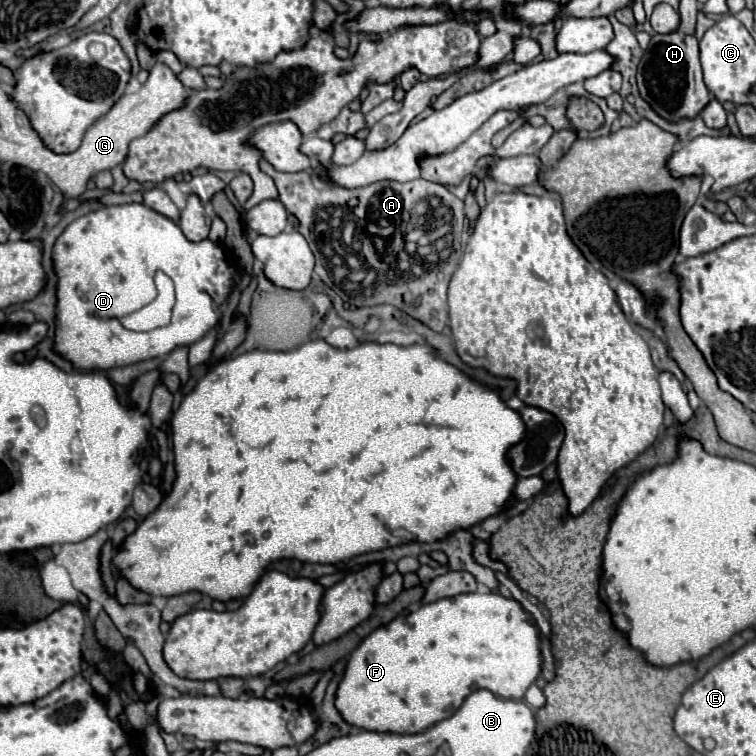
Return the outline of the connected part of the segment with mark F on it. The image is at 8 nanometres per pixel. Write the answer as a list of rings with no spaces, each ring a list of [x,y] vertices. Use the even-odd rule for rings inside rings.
[[[472,592],[472,594],[460,594],[460,596],[454,596],[454,598],[442,598],[442,600],[436,600],[432,604],[426,604],[426,606],[420,606],[416,612],[408,614],[408,616],[398,616],[394,618],[392,622],[388,622],[386,626],[380,626],[376,630],[372,630],[362,642],[360,646],[350,654],[348,658],[348,664],[346,664],[346,670],[344,670],[344,676],[338,684],[338,690],[336,690],[336,696],[334,696],[334,704],[336,704],[336,710],[340,712],[340,716],[356,726],[356,728],[364,728],[364,730],[372,730],[372,732],[394,732],[394,734],[416,734],[416,732],[424,732],[426,728],[434,726],[436,722],[444,720],[446,716],[452,716],[454,710],[462,704],[462,700],[474,692],[474,690],[490,690],[494,692],[494,696],[498,698],[522,698],[524,692],[528,690],[528,686],[538,678],[540,674],[540,666],[542,666],[542,656],[540,656],[540,638],[538,638],[538,626],[534,624],[532,616],[512,598],[504,598],[502,594],[498,592],[486,592],[486,594],[478,594],[478,592]]]

